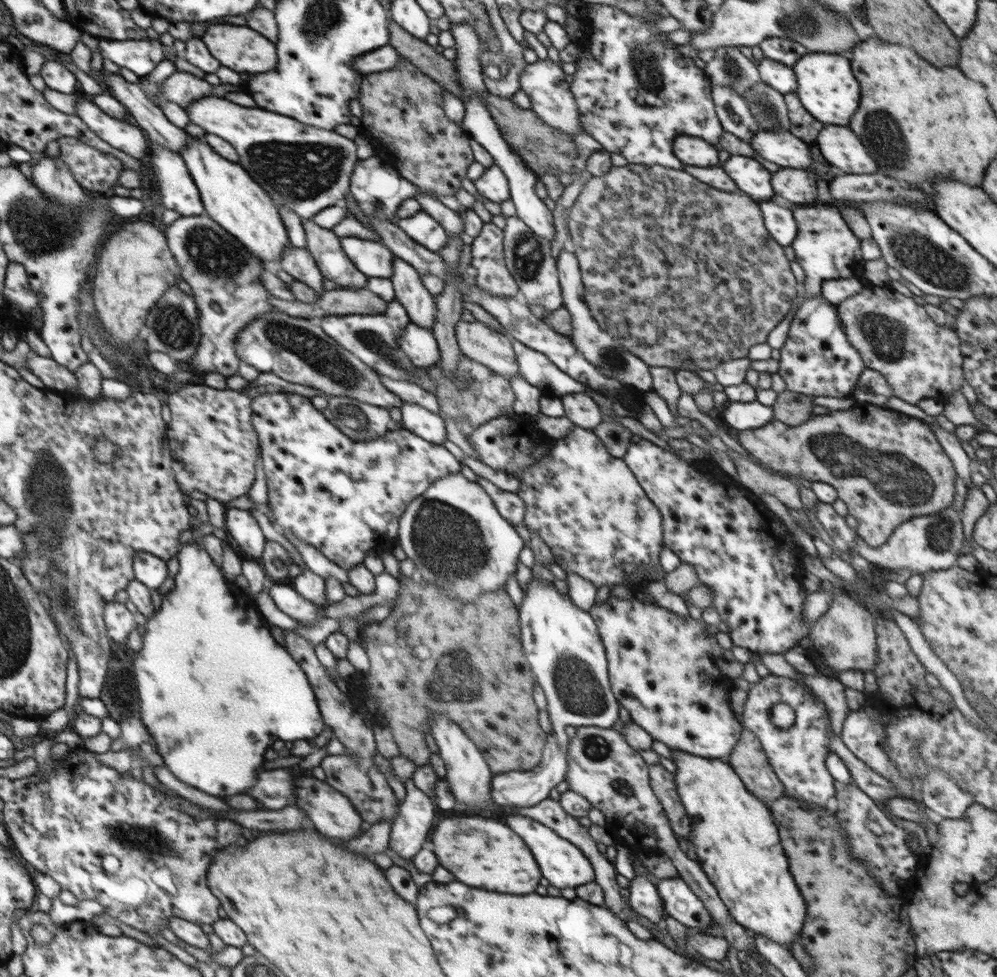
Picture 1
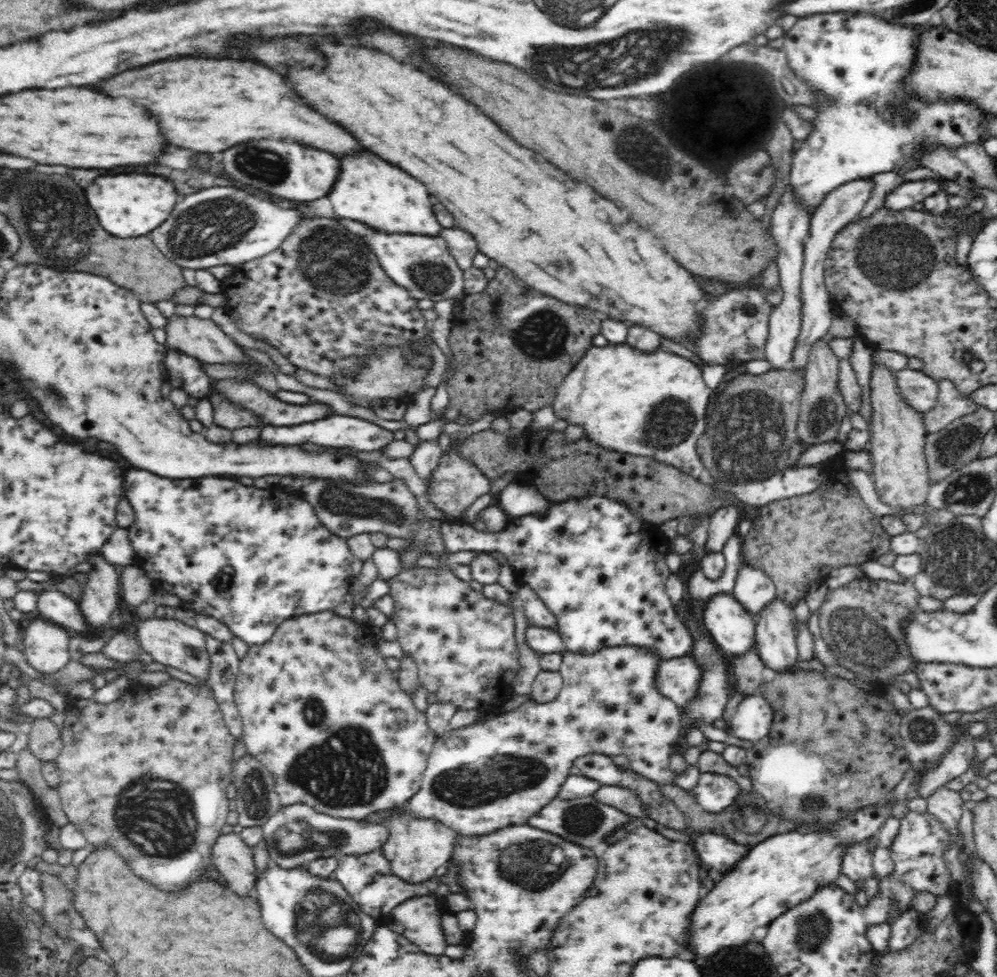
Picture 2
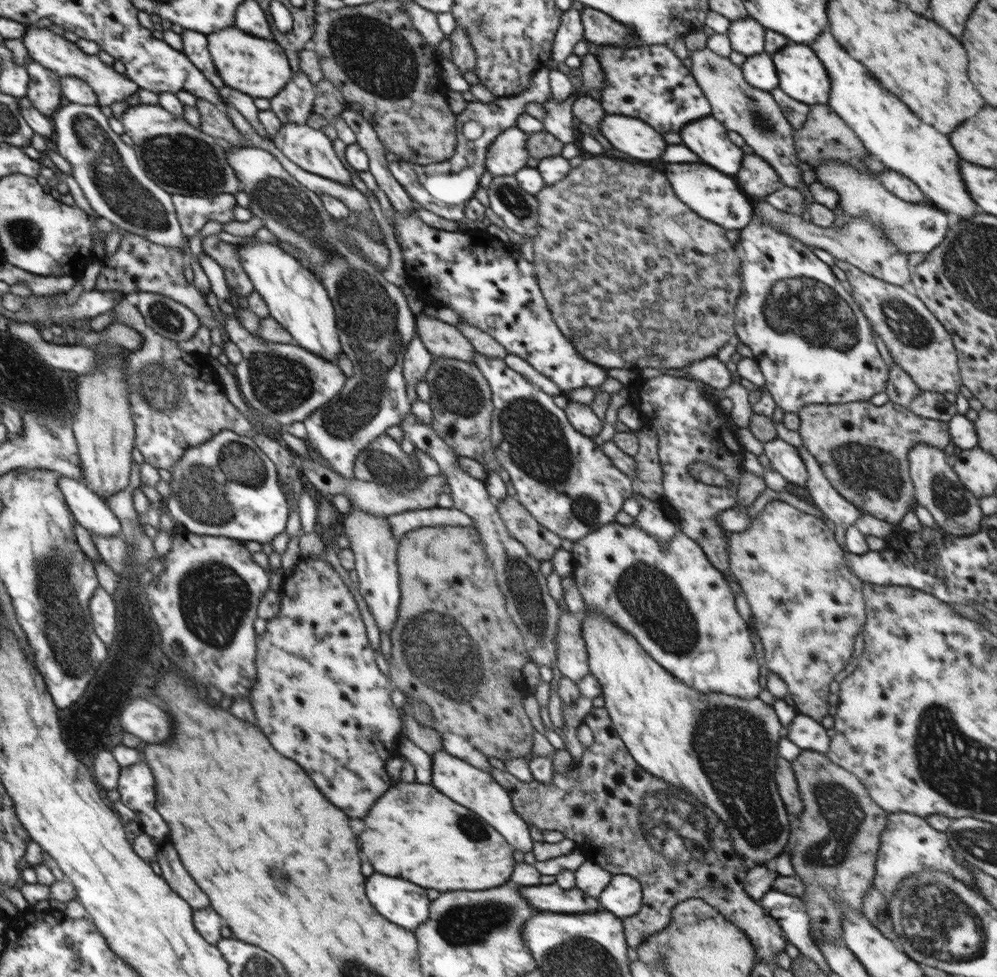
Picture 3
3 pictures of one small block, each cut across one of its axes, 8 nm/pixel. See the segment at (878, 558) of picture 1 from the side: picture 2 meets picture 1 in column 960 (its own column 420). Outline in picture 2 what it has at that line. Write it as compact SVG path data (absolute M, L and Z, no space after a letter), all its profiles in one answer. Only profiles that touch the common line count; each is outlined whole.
M312 478L299 489L297 495L308 501L318 519L335 535L350 538L362 533L384 533L391 540L408 542L413 550L424 550L422 556L438 557L452 554L446 551L446 545L441 535L443 521L424 518L418 511L418 502L414 493L401 479L394 479L387 483L373 482L345 482L345 480L332 480L331 478Z

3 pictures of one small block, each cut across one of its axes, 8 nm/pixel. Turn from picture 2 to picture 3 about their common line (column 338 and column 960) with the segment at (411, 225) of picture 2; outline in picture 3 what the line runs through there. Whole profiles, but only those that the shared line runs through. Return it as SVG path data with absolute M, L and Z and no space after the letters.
M828 30L818 36L818 42L814 42L812 50L818 54L822 64L826 66L826 72L830 74L832 92L828 105L856 134L866 151L887 168L892 168L915 182L937 209L954 213L961 219L975 216L976 204L966 192L958 170L960 158L952 148L948 136L936 132L928 124L922 124L920 118L914 116L904 102L882 88L860 62L852 60Z

